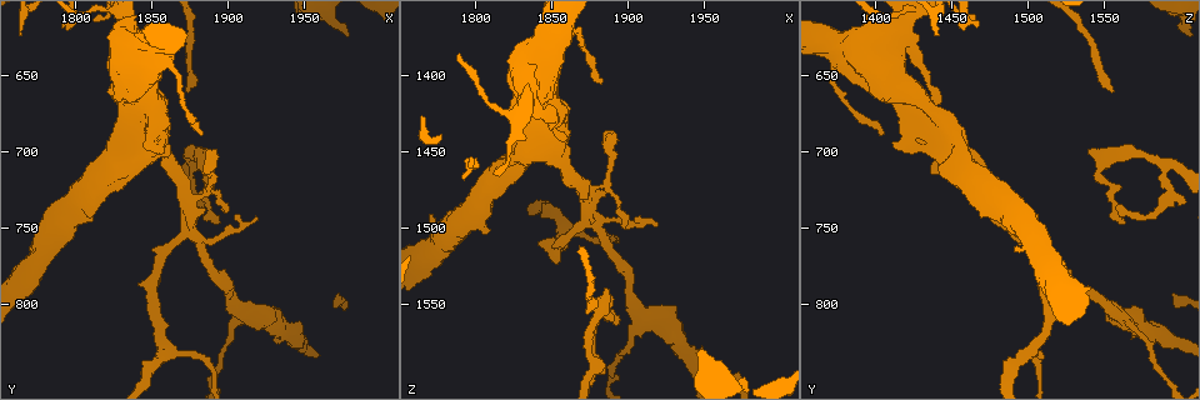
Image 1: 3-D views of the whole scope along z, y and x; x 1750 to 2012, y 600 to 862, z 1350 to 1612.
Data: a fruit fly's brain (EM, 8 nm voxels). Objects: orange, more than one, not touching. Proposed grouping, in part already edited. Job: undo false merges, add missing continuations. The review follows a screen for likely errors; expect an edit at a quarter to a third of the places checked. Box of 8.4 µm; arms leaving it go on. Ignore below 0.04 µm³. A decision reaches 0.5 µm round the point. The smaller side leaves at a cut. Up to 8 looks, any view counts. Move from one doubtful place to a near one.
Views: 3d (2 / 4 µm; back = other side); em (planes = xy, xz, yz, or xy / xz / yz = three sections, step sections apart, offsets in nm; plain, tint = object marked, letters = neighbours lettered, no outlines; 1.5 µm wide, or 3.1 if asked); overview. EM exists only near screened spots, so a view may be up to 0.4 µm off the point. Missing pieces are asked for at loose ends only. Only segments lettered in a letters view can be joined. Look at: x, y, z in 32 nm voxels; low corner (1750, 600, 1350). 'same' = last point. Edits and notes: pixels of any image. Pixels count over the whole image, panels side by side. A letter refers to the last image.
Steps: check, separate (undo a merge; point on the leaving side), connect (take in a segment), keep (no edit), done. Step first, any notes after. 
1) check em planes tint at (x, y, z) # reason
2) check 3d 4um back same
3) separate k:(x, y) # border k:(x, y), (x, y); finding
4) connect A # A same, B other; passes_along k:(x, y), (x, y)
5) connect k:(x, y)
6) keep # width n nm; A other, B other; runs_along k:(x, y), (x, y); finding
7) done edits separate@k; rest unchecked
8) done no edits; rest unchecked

check em xy step 8 letters at (1890, 698, 1438) # thin end

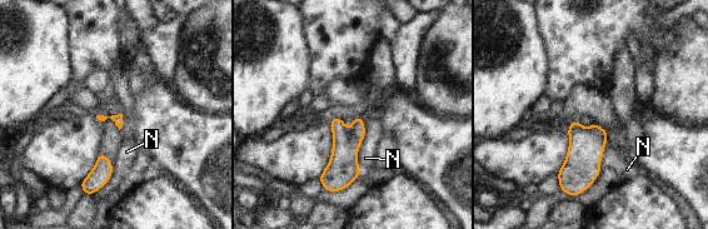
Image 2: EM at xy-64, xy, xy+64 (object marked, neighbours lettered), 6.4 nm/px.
check em planes letters same

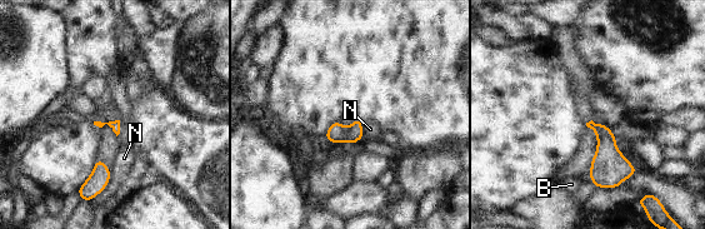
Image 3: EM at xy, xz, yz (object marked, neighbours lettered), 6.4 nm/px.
keep # longest_contact N 240 nm; B other, N other; no lettered segment goes on from it

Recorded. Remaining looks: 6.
check 3d 4um back at (1896, 738, 1498) # free end

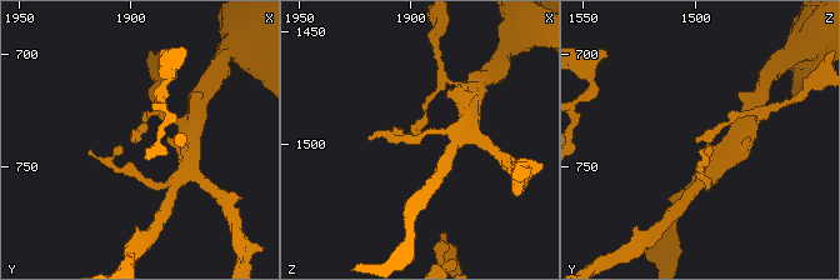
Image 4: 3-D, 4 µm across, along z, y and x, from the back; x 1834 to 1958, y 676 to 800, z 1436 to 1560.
check em yz step 4 plain at (1897, 740, 1500)

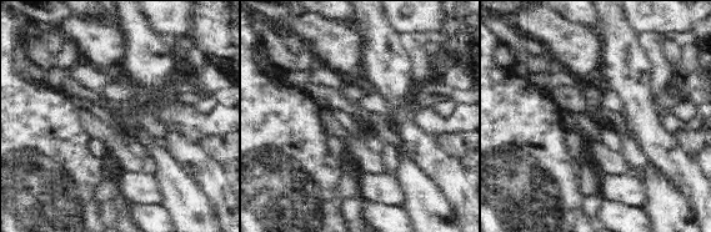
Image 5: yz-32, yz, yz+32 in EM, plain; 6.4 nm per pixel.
check em yz step 4 letters same # what lies round it

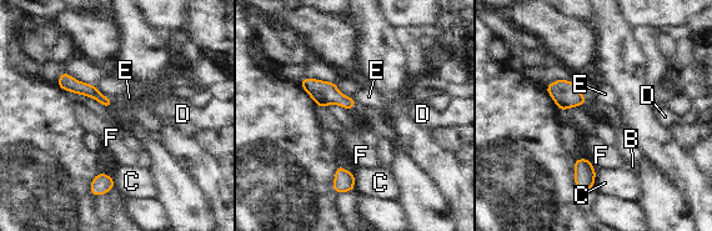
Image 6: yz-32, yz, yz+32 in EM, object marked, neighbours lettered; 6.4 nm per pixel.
keep # width 70 nm; B other, C other, D other, E other, F other; runs_along 6:(61, 79), (90, 90), (108, 104); no lettered segment goes on from it

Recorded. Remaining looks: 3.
check 3d 2um at (1890, 748, 1562) # an open end

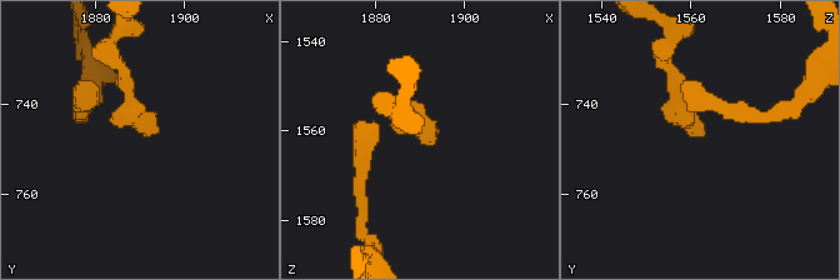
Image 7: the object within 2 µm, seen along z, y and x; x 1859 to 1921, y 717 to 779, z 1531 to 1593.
check em planes letters at (1892, 746, 1564)

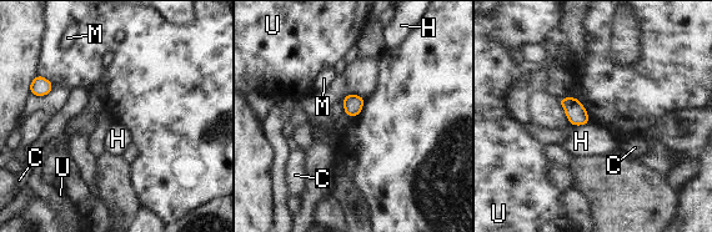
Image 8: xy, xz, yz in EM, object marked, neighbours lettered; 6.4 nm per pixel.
keep # C other, H other, M other, U other; no lettered segment goes on from it

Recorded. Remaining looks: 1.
done no edits; rest unchecked

